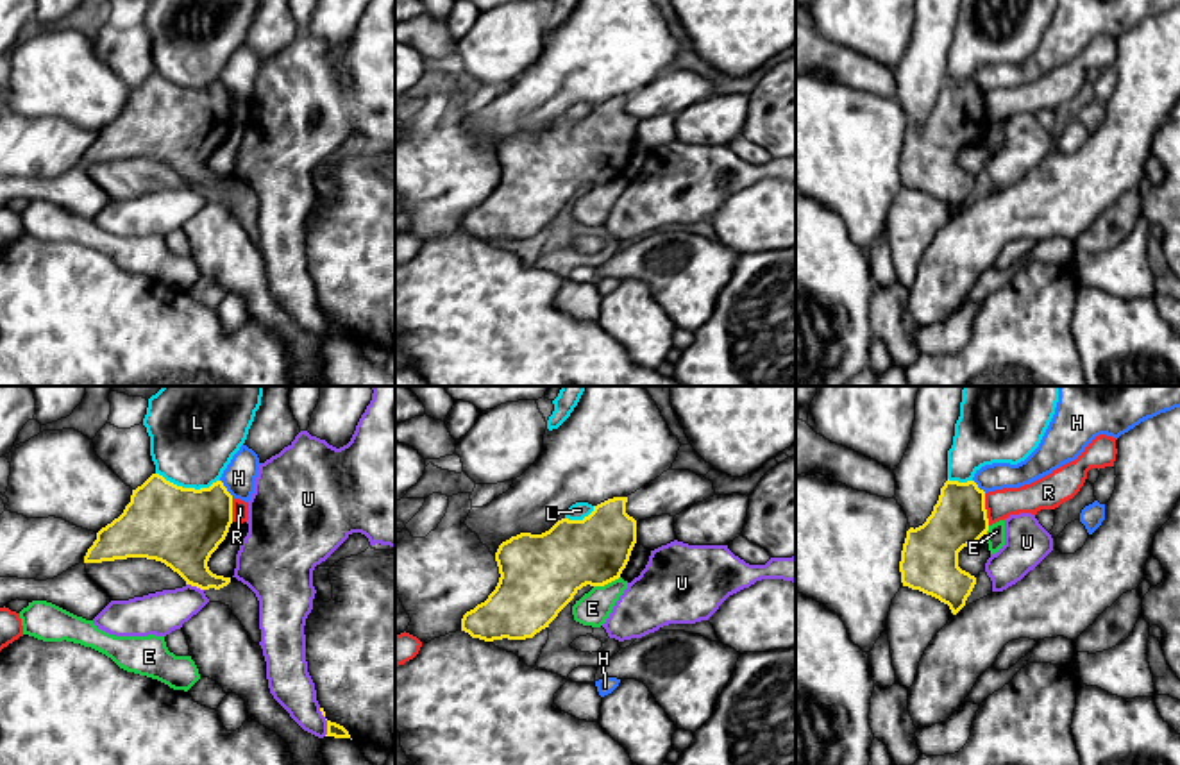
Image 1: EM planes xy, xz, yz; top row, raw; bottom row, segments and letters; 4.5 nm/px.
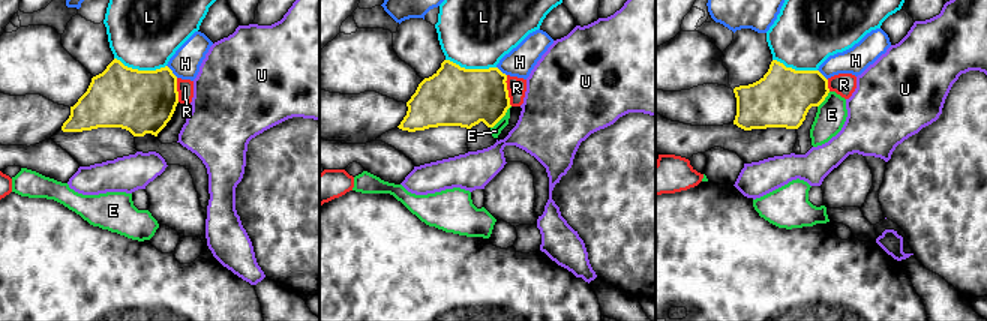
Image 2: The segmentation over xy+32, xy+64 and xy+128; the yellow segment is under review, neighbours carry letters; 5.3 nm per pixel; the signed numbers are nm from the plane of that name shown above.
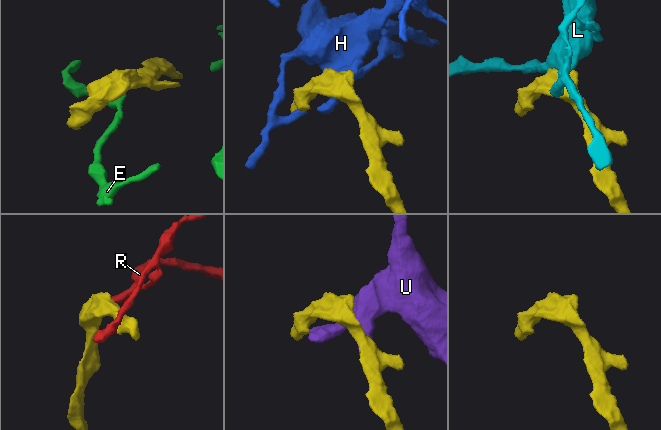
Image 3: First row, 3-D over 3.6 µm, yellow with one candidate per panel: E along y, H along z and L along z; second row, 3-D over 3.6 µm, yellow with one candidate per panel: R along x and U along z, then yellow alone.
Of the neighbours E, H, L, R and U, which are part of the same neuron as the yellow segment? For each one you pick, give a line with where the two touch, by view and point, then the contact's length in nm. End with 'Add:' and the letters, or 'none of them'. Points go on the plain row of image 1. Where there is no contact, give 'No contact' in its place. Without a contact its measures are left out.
Add: none of them

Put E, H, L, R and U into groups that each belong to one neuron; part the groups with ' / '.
E / H / L / R / U

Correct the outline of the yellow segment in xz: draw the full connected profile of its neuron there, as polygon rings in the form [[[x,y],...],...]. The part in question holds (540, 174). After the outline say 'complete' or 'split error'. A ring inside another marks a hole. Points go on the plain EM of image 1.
[[[613,97],[583,120],[558,120],[542,134],[520,132],[502,141],[495,152],[499,182],[488,198],[467,211],[461,231],[485,241],[533,238],[586,184],[604,186],[620,177],[636,143],[636,120],[626,113],[628,97]]] | complete

